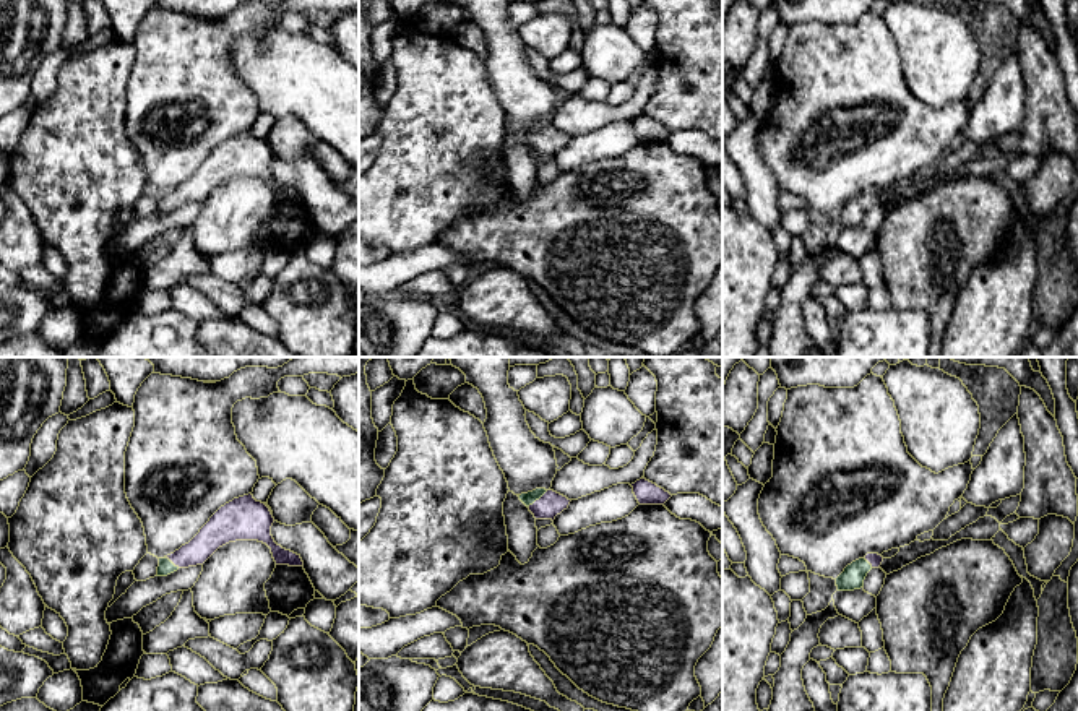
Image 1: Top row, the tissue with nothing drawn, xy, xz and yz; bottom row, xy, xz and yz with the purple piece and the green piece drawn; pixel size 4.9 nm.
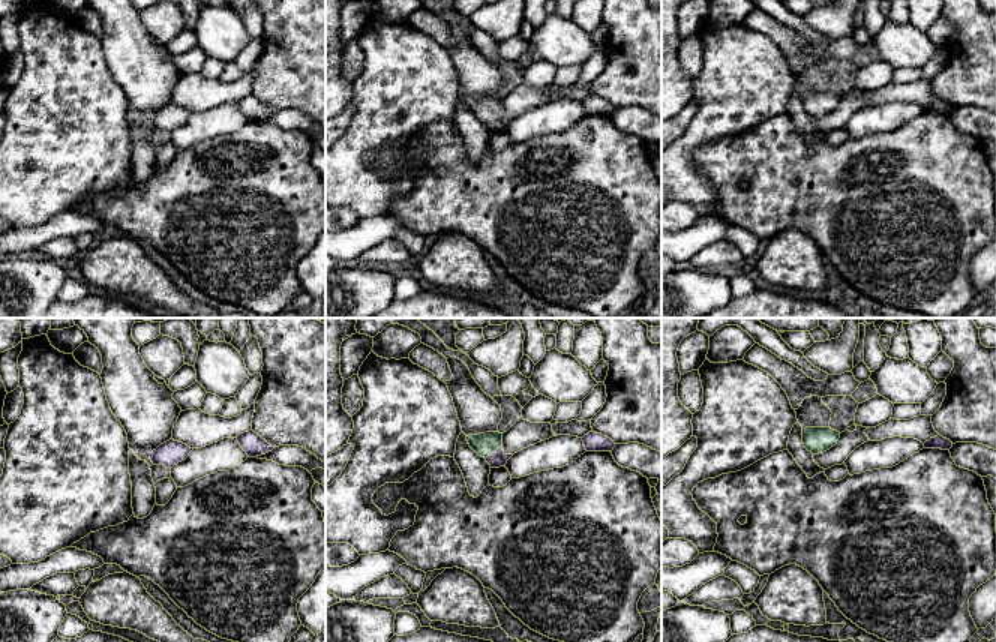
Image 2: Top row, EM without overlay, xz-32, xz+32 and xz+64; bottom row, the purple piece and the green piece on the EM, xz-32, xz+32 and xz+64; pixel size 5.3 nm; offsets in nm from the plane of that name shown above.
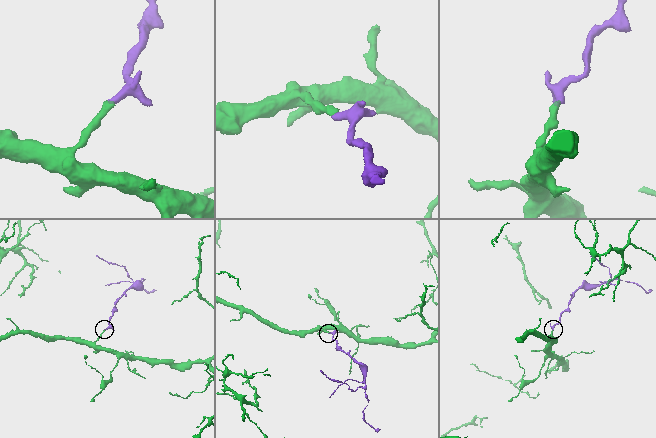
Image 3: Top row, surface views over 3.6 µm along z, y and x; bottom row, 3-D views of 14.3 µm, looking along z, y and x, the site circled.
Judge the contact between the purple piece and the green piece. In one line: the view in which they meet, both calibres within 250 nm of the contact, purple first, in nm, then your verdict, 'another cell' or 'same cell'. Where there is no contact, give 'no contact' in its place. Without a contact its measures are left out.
contact in xz; calibres 120 and 70 nm; same cell

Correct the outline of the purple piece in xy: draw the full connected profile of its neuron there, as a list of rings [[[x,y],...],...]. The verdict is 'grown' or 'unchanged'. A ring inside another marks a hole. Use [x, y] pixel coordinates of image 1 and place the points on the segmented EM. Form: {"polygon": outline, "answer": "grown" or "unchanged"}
{"polygon": [[[252,493],[221,506],[200,532],[174,554],[159,558],[157,575],[203,565],[219,547],[235,541],[258,541],[271,549],[276,565],[304,567],[300,555],[278,545],[271,536],[274,518]]], "answer": "grown"}

